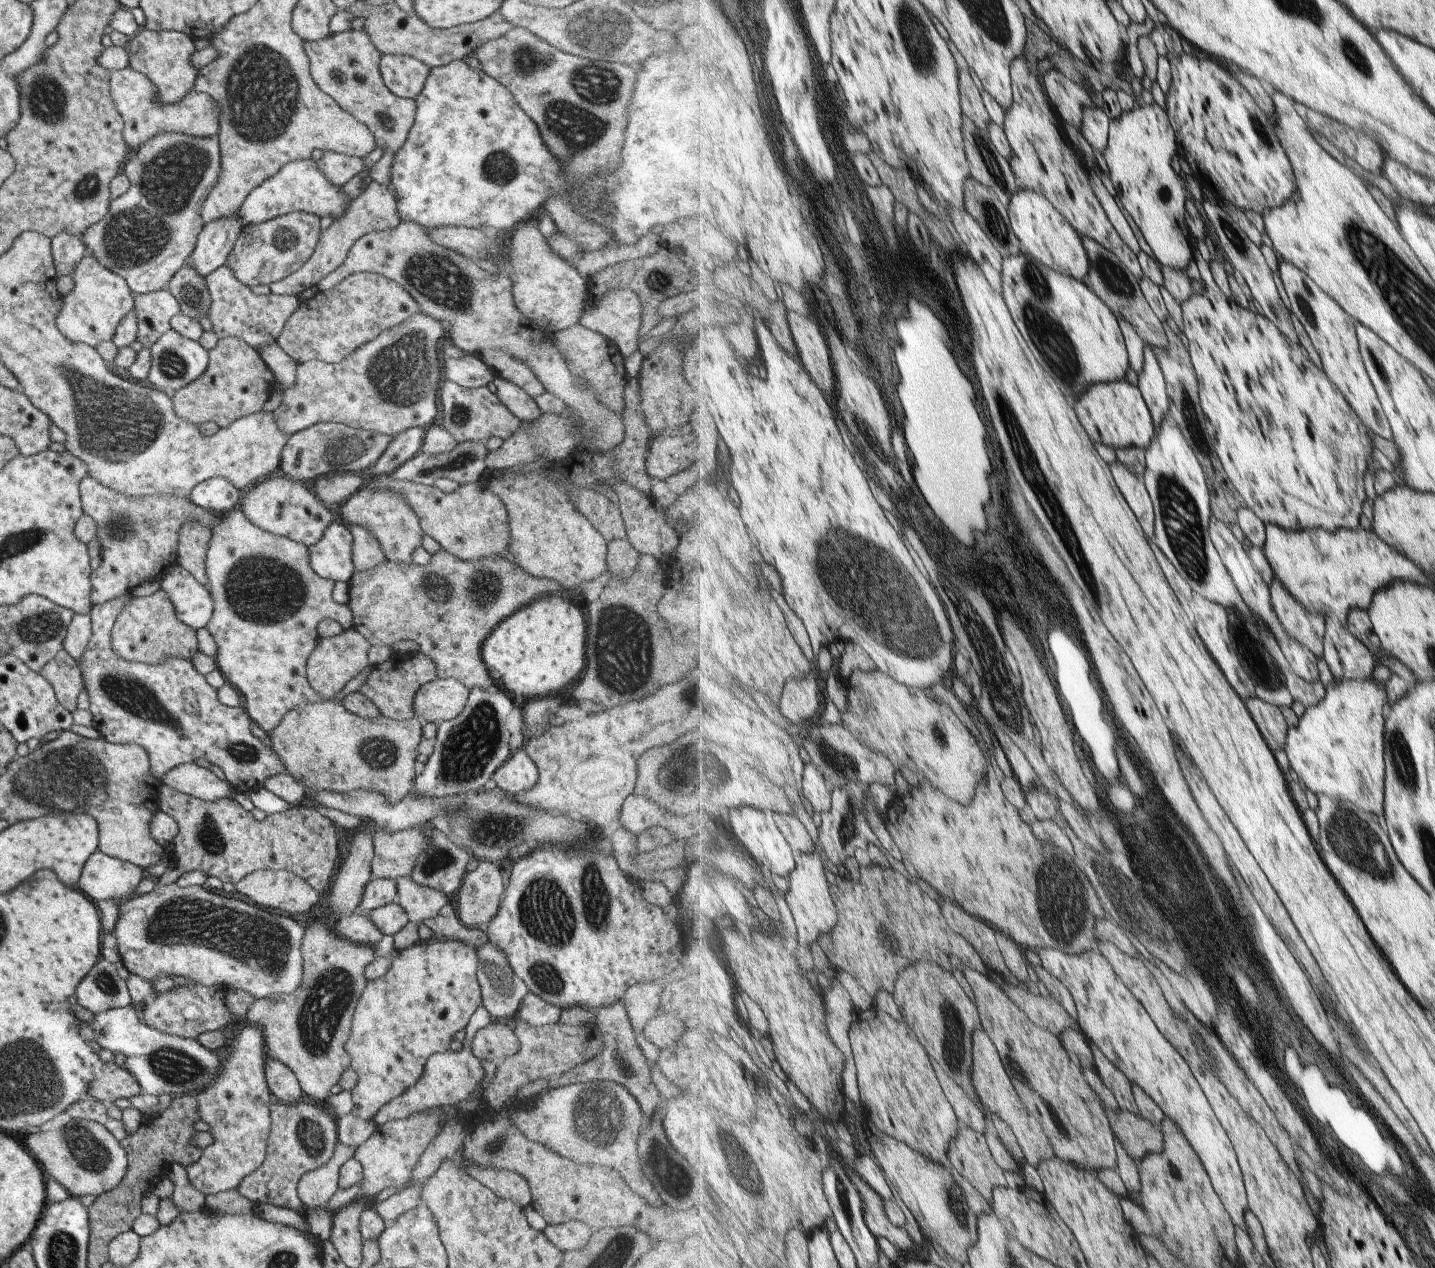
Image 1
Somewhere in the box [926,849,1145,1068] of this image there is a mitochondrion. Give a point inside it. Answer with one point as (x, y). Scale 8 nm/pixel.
(1064, 911)

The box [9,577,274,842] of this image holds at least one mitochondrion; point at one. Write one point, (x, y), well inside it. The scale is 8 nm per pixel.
(131, 693)

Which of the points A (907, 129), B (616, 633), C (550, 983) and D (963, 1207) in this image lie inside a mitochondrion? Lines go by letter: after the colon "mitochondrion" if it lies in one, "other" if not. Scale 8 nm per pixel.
A: other
B: mitochondrion
C: mitochondrion
D: mitochondrion

